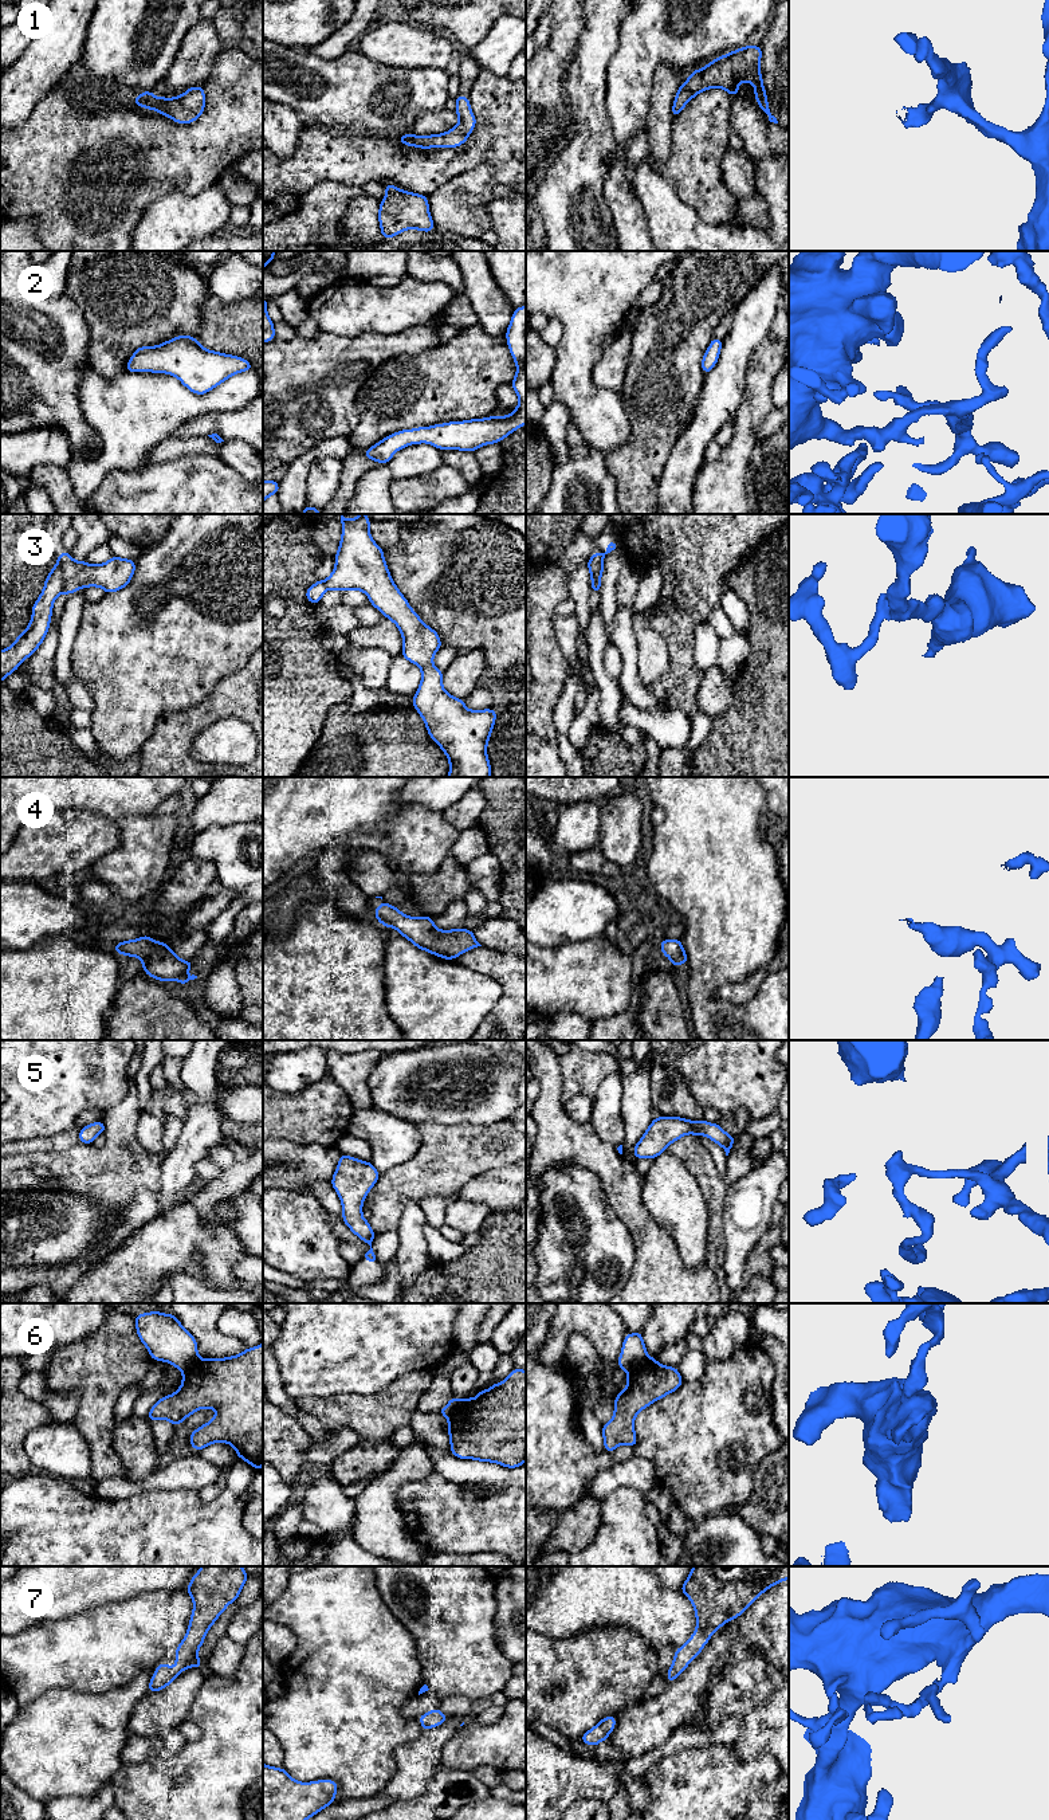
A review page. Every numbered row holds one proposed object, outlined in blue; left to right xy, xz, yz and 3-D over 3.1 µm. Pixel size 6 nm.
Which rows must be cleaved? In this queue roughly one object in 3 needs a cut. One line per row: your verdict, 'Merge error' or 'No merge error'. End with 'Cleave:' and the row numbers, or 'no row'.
1: No merge error
2: No merge error
3: Merge error
4: No merge error
5: No merge error
6: Merge error
7: No merge error
Cleave: 3, 6

